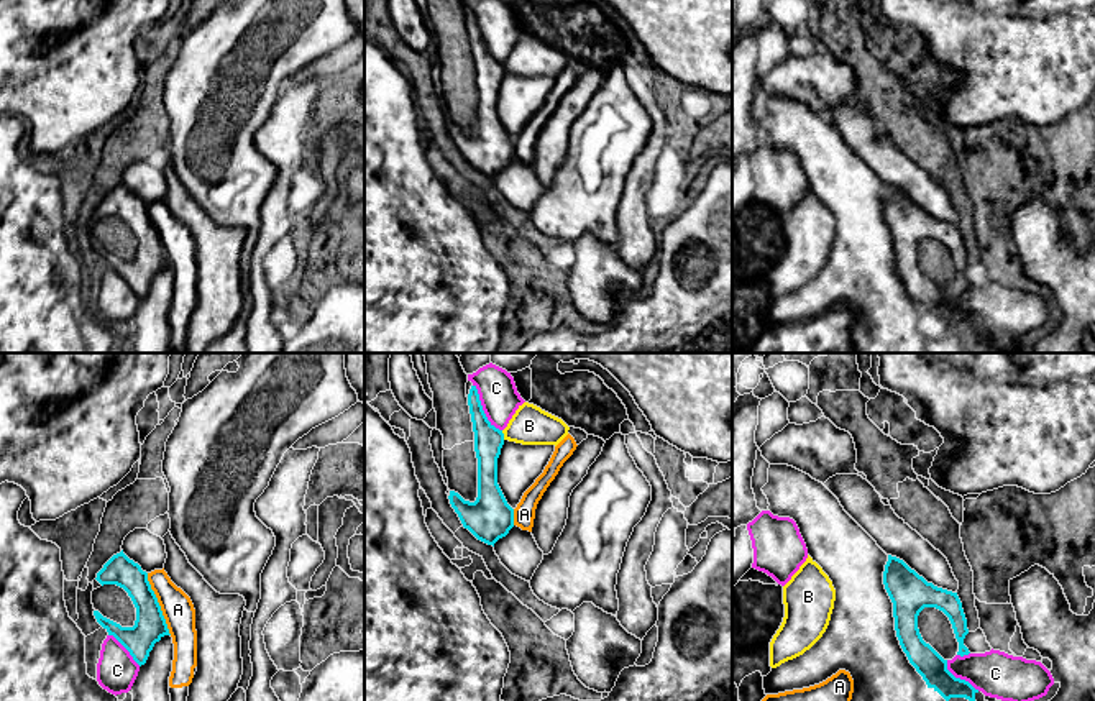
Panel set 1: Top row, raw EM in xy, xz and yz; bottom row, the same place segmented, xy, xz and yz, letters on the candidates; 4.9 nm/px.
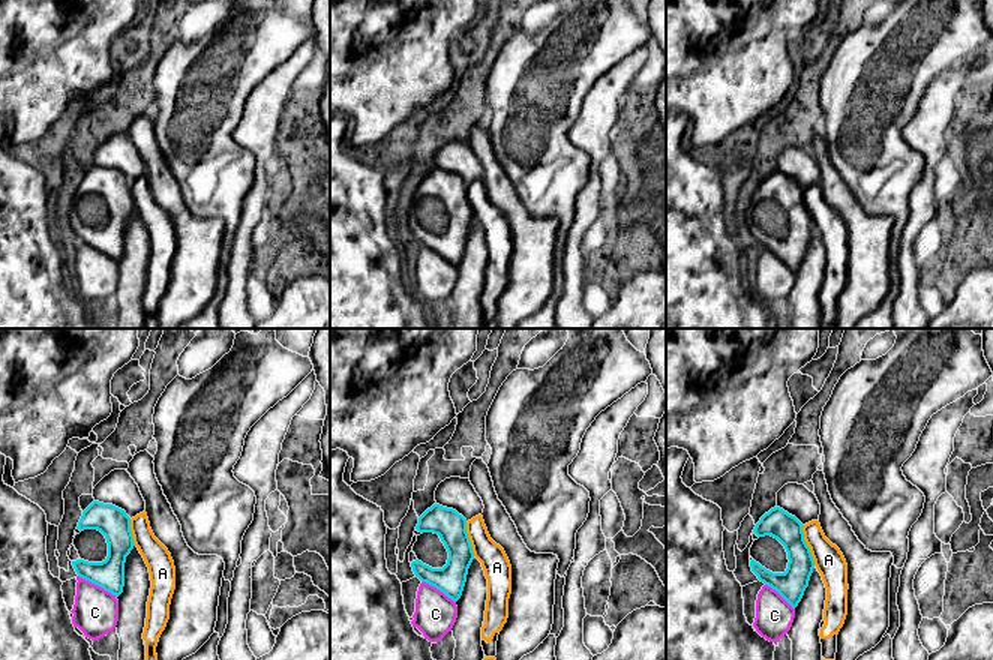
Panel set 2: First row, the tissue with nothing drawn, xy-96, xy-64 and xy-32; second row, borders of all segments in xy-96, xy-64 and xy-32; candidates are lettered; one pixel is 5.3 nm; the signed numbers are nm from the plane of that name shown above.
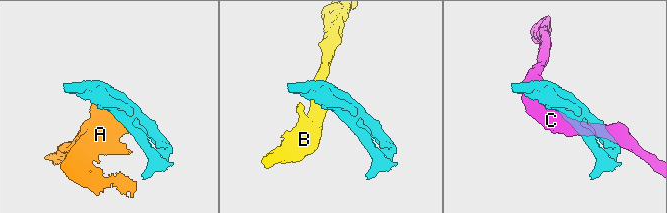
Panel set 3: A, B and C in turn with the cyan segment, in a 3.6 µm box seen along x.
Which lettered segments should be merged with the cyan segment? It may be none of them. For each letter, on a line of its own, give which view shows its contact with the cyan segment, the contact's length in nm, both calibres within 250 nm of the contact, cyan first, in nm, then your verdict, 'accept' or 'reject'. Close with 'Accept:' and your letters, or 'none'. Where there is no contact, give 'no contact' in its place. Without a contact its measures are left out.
A: xy | 320 nm | 160/160 nm | reject
B: xz | 50 nm | 140/190 nm | reject
C: xz | 280 nm | 140/190 nm | reject
Accept: none

